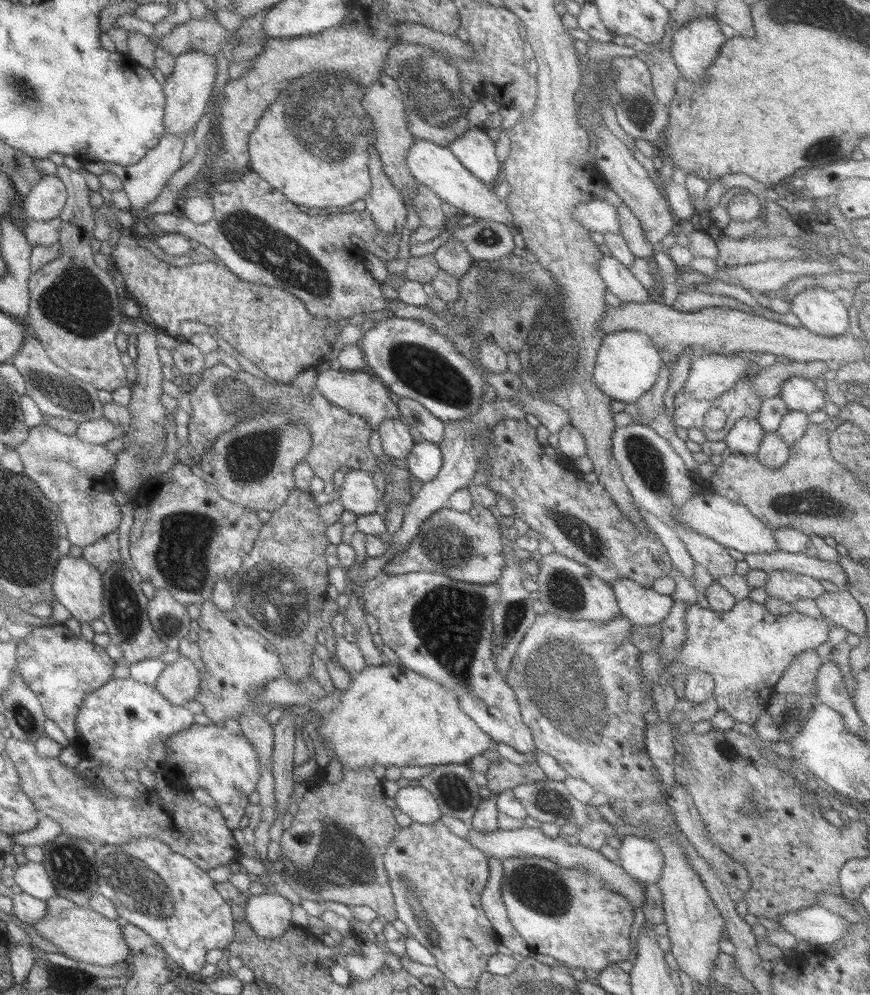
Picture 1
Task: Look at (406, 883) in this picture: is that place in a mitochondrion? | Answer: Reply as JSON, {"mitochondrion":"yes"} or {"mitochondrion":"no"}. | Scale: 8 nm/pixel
{"mitochondrion":"yes"}

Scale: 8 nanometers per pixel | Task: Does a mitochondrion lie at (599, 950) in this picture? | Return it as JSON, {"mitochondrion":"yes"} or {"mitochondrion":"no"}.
{"mitochondrion":"no"}

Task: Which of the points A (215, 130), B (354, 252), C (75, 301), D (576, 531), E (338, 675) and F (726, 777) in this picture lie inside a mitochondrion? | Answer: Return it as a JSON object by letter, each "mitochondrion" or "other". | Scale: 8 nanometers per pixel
{"A":"other","B":"other","C":"mitochondrion","D":"mitochondrion","E":"other","F":"mitochondrion"}

